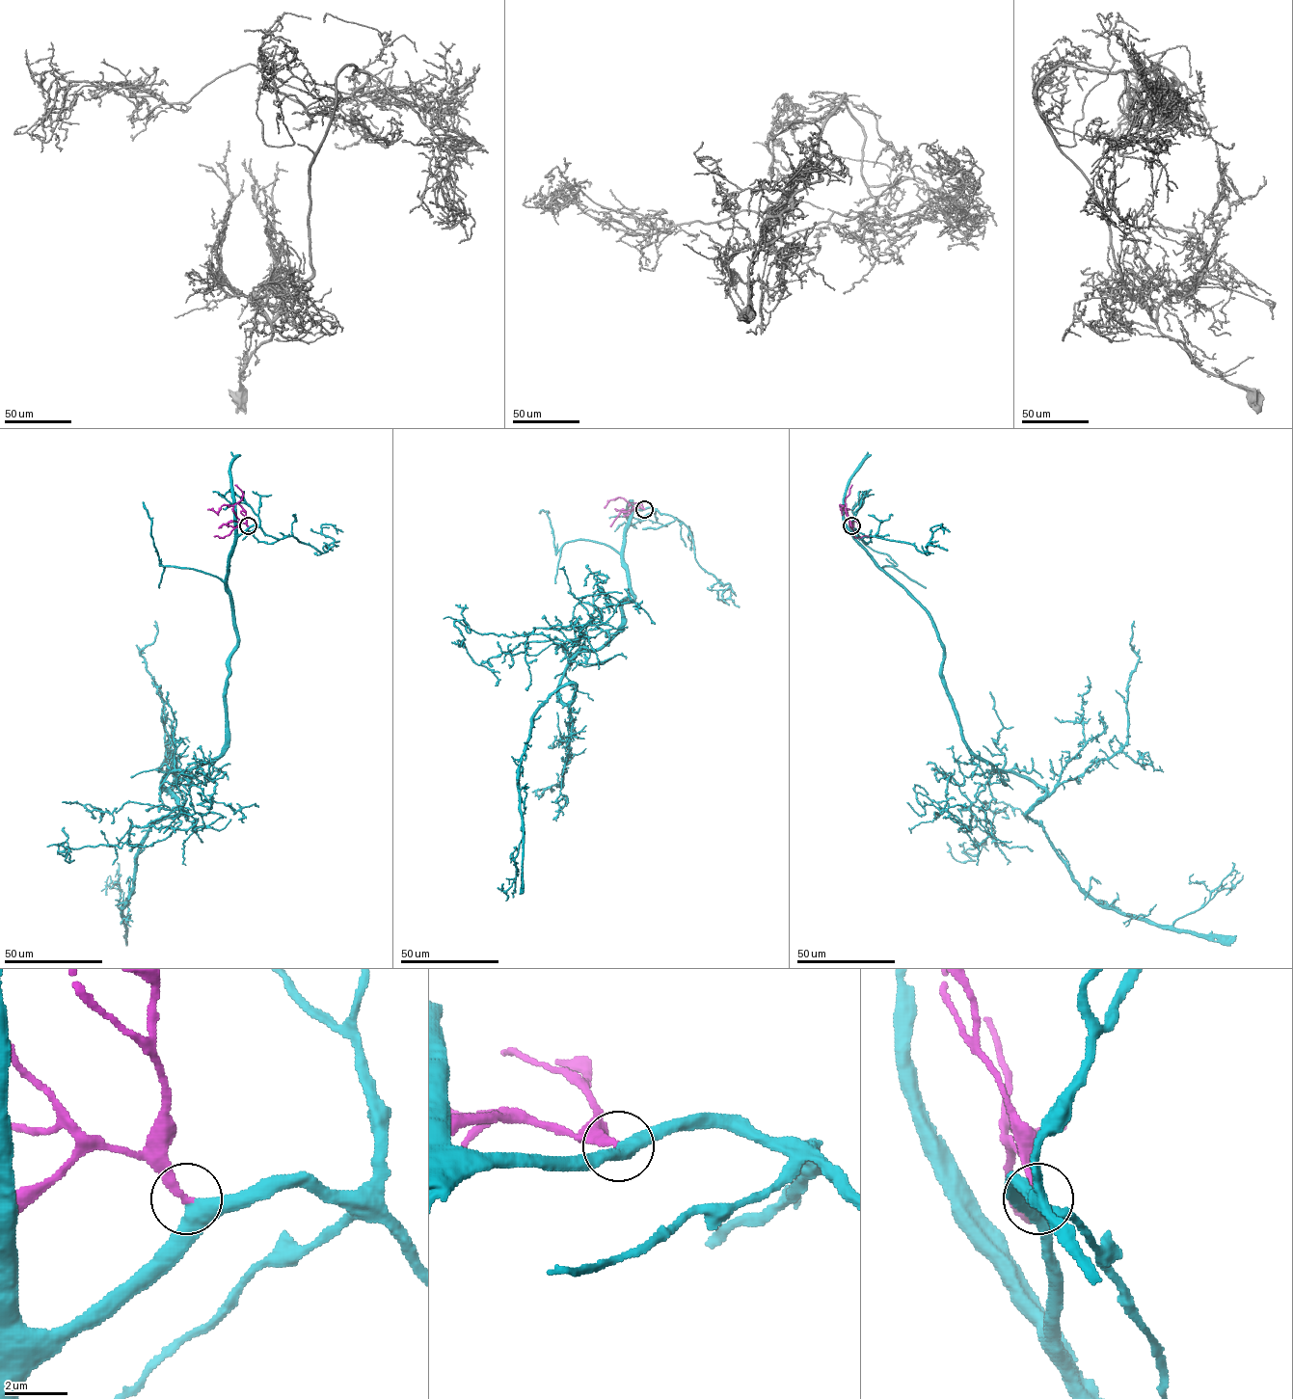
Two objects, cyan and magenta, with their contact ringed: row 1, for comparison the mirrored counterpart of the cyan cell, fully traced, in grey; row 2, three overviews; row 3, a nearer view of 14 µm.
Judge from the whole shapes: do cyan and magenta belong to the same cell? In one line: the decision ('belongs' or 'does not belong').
belongs

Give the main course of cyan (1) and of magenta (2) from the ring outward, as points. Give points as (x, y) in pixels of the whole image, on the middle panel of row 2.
1: (644, 508), (622, 627), (570, 661), (573, 700), (565, 684), (532, 718), (503, 883)
2: (644, 508), (633, 506), (619, 497), (611, 499), (604, 507)

